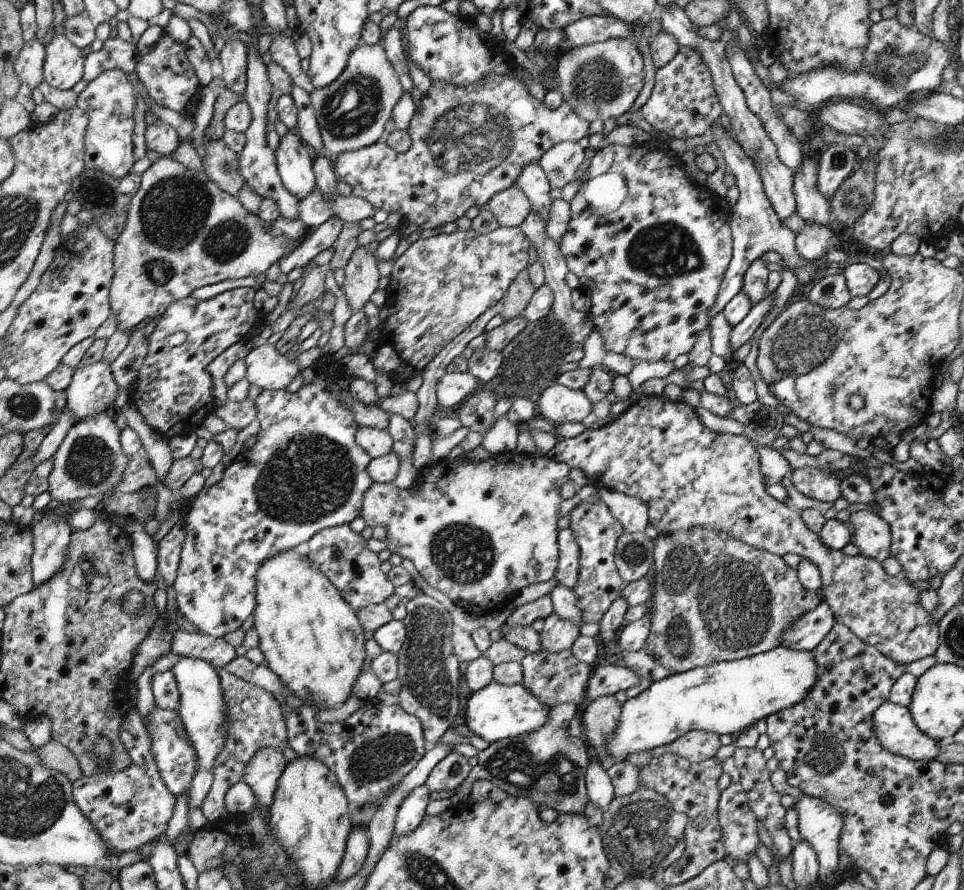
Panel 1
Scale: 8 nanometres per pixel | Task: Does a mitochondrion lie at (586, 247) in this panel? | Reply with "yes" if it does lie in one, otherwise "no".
no

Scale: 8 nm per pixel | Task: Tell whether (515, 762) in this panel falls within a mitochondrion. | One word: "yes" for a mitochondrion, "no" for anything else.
yes

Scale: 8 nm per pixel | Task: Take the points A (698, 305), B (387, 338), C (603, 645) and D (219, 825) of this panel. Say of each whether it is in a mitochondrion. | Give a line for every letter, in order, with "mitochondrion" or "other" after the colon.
A: other
B: other
C: other
D: other

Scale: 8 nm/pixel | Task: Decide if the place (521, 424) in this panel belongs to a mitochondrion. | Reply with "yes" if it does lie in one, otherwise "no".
no

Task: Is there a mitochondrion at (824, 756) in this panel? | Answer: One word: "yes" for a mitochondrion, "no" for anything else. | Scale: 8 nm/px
yes

